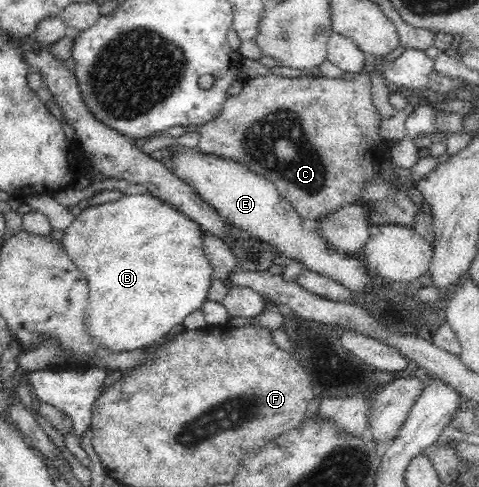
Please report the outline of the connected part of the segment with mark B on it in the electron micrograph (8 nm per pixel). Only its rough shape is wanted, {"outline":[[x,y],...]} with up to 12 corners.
{"outline":[[145,189],[84,209],[64,251],[112,353],[202,309],[205,233]]}

